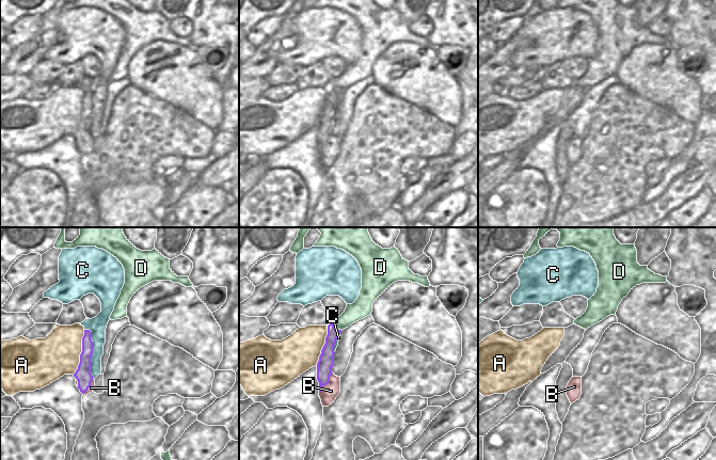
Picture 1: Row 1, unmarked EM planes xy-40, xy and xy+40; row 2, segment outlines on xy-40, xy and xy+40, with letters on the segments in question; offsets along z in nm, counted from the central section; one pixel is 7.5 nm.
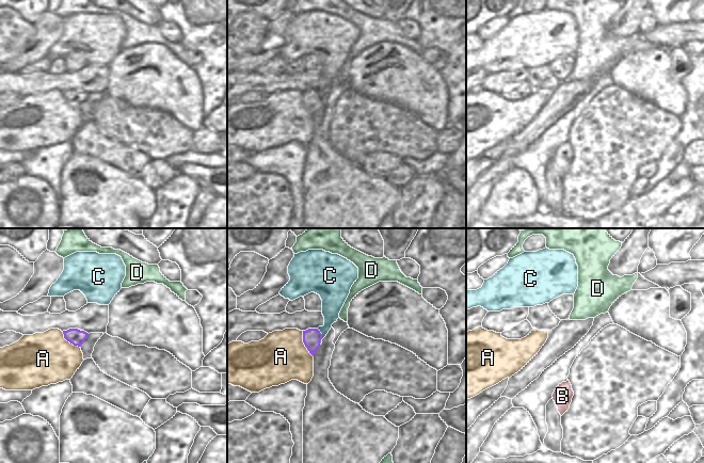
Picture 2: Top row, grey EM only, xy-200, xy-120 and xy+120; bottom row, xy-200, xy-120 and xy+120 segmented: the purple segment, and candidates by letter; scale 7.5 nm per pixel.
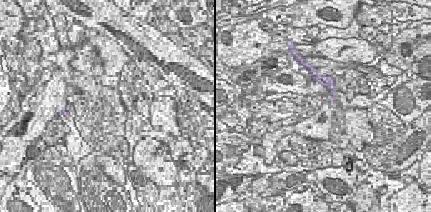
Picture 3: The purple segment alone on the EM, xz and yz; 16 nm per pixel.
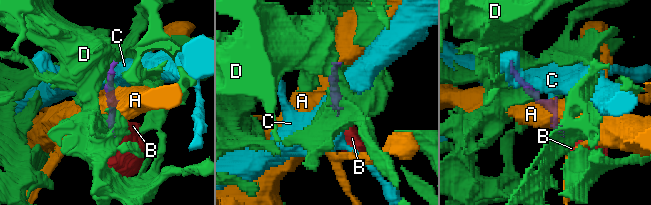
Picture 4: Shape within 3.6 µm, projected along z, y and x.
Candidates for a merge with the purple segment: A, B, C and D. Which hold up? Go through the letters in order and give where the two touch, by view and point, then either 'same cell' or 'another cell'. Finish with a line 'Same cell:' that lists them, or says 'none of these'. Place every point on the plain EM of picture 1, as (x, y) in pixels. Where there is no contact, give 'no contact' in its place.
A: xy-40 (81, 113) | another cell
B: xy (327, 144) | another cell
C: xy-40 (92, 113) | another cell
D: xy (334, 88) | another cell
Same cell: none of these

